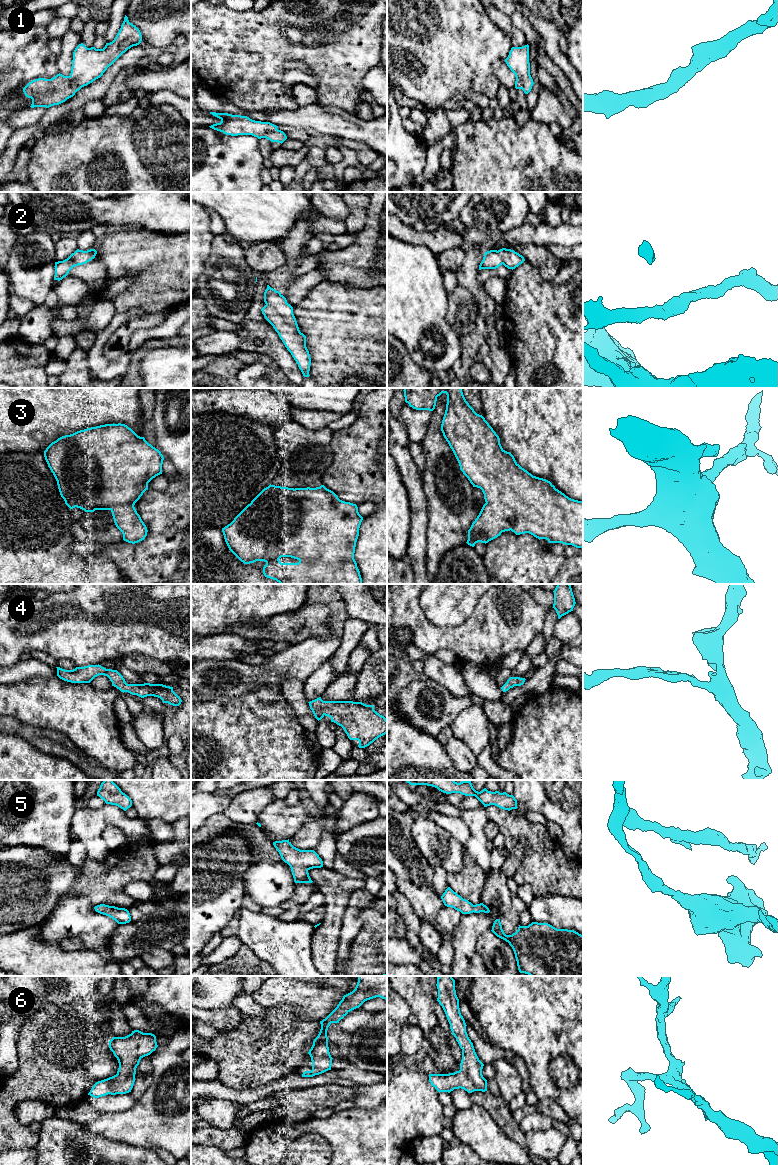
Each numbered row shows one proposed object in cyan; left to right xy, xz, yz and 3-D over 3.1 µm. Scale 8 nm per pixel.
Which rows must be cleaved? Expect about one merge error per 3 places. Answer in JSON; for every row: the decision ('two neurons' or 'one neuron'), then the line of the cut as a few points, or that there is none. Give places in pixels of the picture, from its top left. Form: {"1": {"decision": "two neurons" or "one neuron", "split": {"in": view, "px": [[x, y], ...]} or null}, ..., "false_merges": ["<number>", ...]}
{"1": {"decision": "one neuron", "split": null}, "2": {"decision": "one neuron", "split": null}, "3": {"decision": "one neuron", "split": null}, "4": {"decision": "one neuron", "split": null}, "5": {"decision": "one neuron", "split": null}, "6": {"decision": "one neuron", "split": null}, "false_merges": []}

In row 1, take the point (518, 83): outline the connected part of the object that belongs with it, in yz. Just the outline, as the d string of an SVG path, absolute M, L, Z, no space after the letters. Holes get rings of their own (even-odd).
M529 45L512 47L505 62L515 74L515 88L522 89L525 94L528 94L534 84L530 75Z

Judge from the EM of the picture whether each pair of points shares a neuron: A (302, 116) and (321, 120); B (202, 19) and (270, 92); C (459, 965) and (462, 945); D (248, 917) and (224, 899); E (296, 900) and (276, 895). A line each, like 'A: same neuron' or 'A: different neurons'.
A: same neuron
B: same neuron
C: same neuron
D: different neurons
E: different neurons

